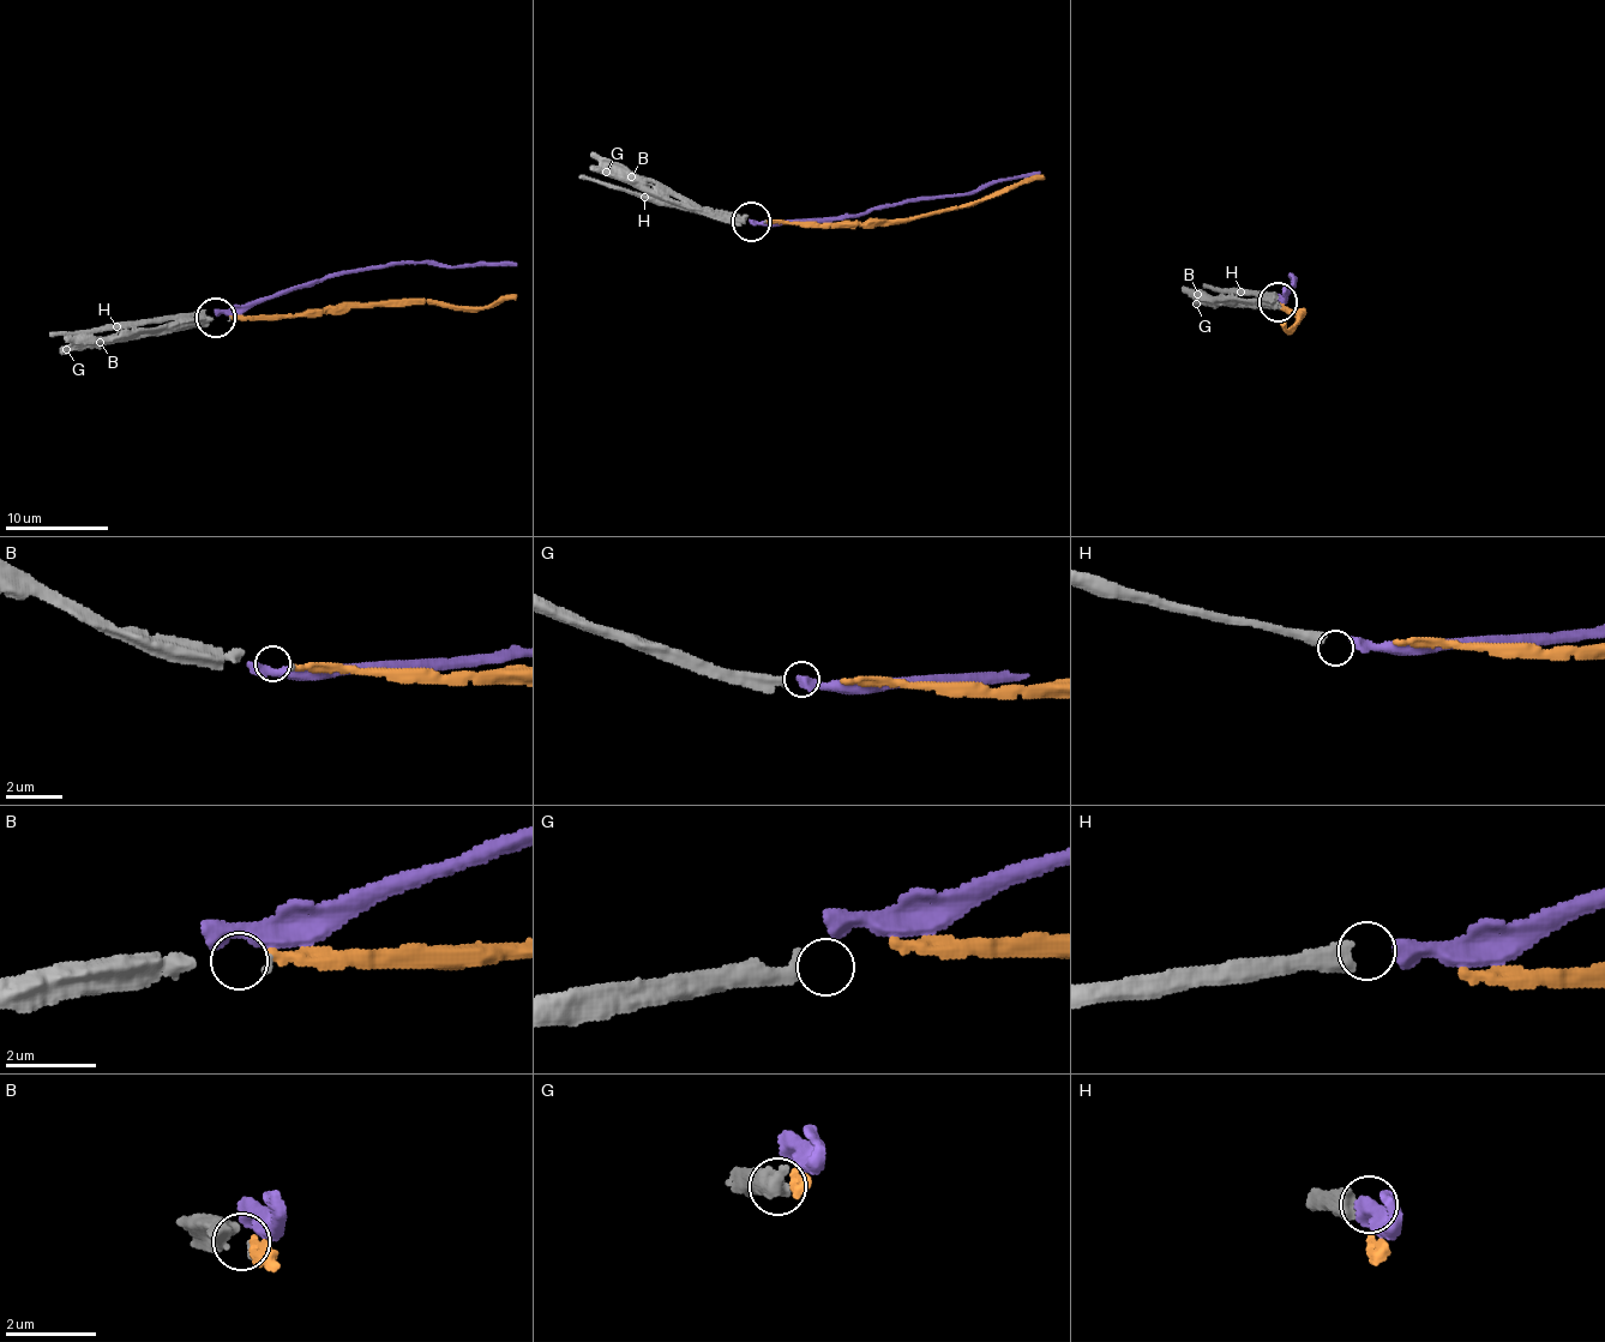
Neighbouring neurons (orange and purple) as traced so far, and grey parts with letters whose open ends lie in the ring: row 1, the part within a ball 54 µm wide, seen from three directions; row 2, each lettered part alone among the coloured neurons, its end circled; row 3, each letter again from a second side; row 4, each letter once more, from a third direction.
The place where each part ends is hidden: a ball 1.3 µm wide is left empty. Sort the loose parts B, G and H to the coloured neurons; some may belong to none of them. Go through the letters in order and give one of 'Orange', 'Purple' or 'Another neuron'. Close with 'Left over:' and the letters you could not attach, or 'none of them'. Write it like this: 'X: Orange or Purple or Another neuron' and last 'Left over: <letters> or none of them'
B: Orange
G: Another neuron
H: Purple
Left over: G

